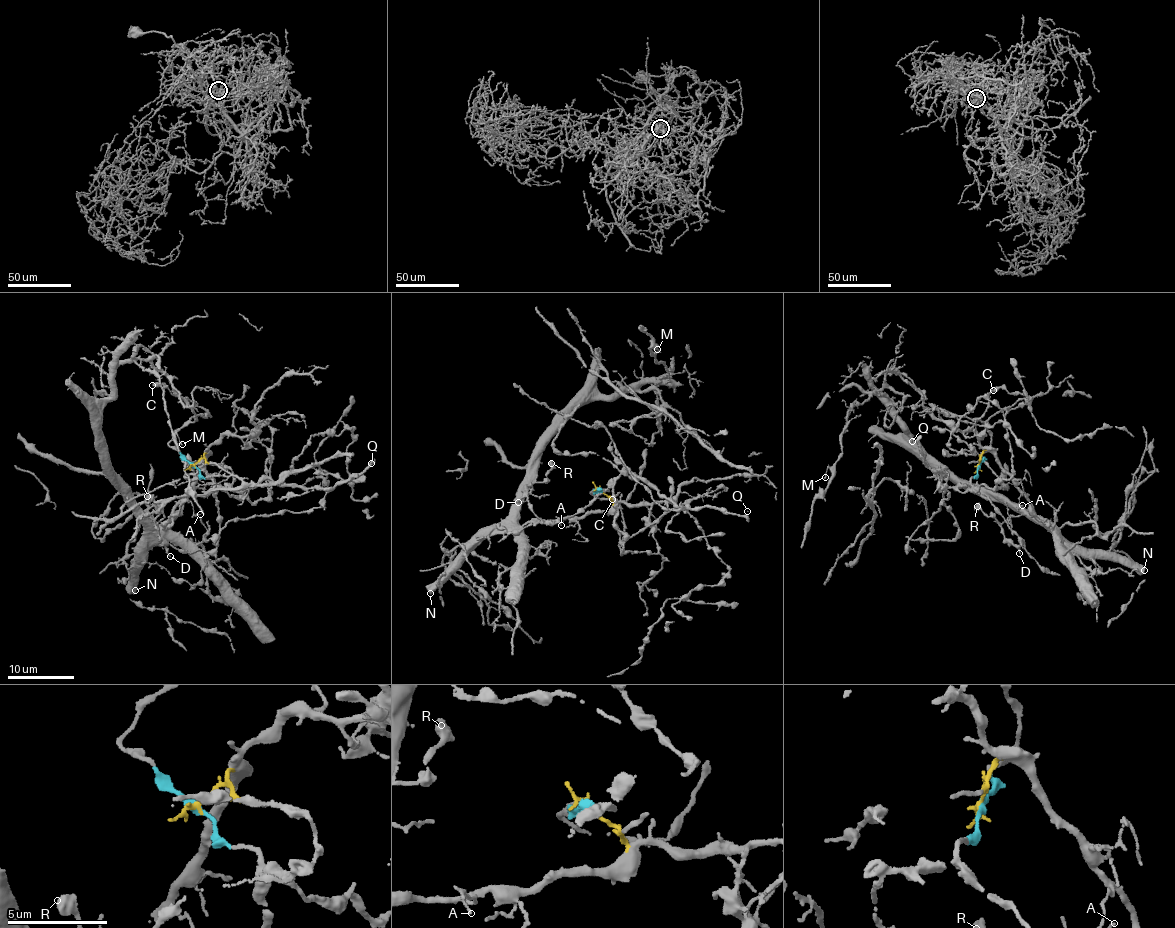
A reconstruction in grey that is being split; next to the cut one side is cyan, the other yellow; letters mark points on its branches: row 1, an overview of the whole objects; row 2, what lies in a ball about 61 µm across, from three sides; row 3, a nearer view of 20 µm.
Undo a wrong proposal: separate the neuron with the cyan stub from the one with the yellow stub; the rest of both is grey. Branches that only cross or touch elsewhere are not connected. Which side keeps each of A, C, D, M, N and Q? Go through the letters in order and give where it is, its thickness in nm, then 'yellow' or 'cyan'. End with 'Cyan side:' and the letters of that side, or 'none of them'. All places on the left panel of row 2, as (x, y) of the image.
A: at (200, 514); 90 nm thick; yellow
C: at (152, 385); 500 nm thick; cyan
D: at (170, 556); 150 nm thick; cyan
M: at (182, 444); 130 nm thick; yellow
N: at (135, 590); 600 nm thick; yellow
Q: at (371, 463); 90 nm thick; cyan
Cyan side: C, D, Q

